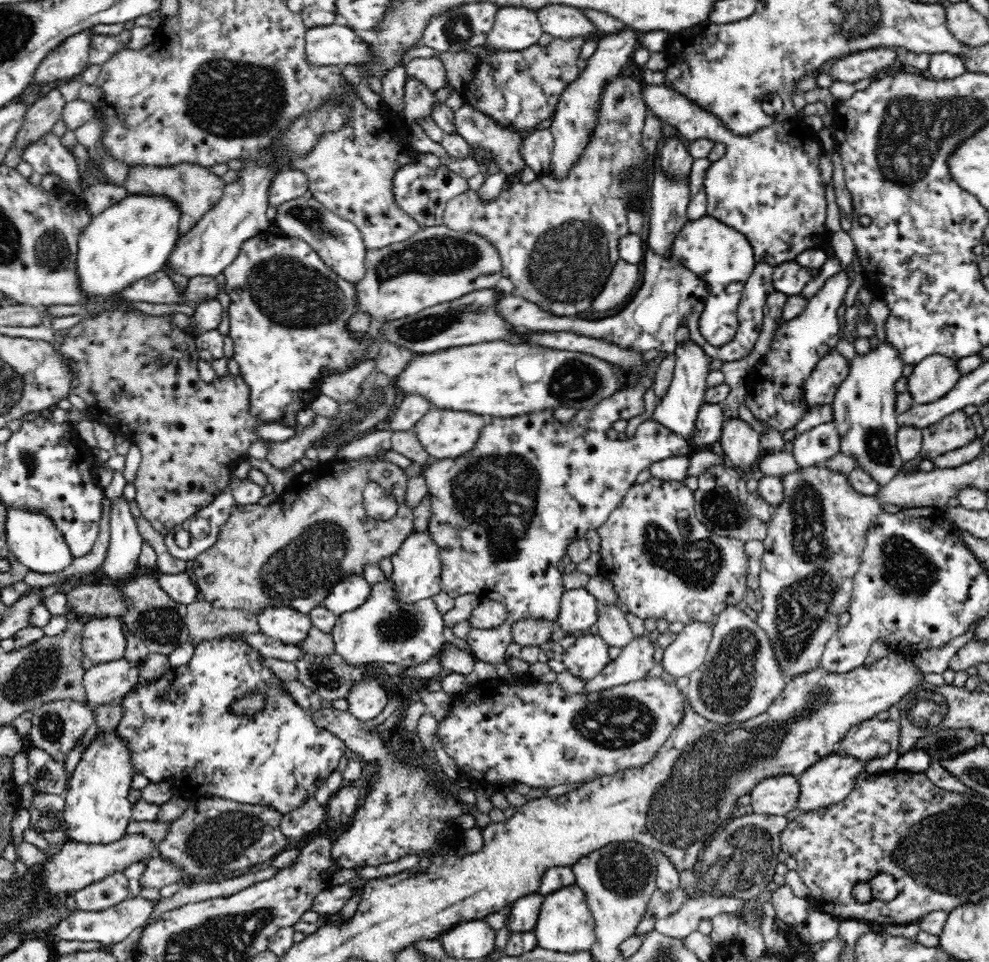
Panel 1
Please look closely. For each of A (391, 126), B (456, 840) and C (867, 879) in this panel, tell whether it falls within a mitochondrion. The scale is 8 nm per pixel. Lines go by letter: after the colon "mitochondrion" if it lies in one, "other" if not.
A: other
B: other
C: other

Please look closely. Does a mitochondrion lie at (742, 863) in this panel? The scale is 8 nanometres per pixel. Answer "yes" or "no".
yes

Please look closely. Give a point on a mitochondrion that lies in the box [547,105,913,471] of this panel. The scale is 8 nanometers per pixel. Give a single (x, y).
(877, 447)

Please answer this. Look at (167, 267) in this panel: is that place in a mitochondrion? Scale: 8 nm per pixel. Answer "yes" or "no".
no

